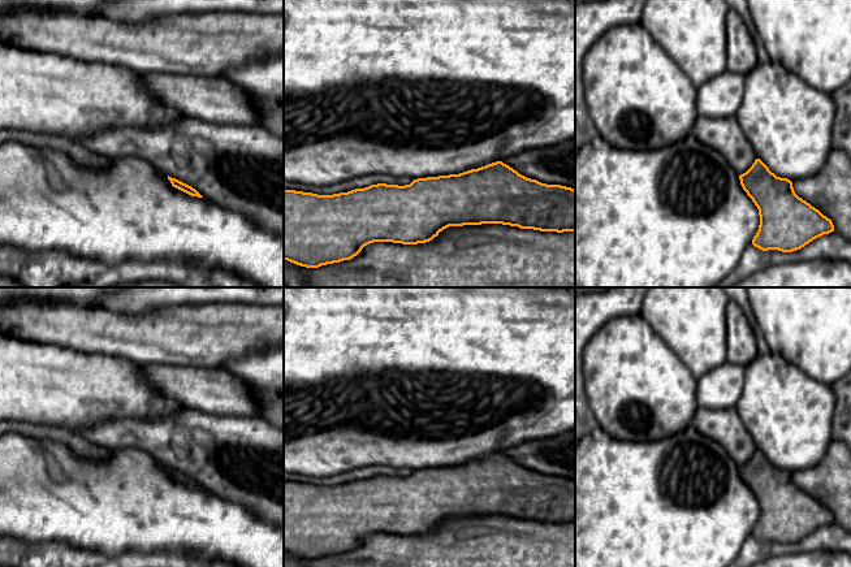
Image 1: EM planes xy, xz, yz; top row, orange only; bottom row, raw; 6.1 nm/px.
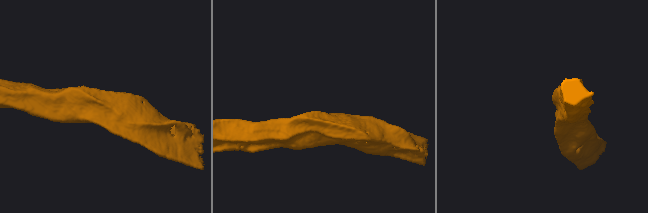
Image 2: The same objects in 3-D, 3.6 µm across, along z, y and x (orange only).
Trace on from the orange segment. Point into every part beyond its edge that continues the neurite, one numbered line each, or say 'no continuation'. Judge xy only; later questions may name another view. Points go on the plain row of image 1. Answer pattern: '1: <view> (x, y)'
no continuation

